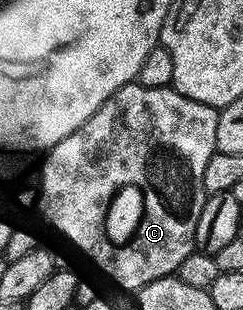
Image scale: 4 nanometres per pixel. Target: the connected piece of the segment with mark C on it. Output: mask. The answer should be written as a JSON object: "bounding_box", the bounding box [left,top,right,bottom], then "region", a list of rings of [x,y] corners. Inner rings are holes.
{"bounding_box":[39,80,218,292],"region":[[[134,80],[116,90],[83,125],[71,132],[71,136],[52,146],[44,155],[45,163],[41,166],[41,174],[39,173],[39,211],[41,210],[46,228],[53,233],[53,246],[57,249],[58,256],[70,258],[77,266],[90,266],[95,273],[110,278],[115,285],[133,290],[132,292],[139,292],[144,286],[160,278],[176,275],[179,264],[183,264],[183,260],[187,260],[187,256],[195,249],[199,216],[207,197],[203,188],[203,171],[207,169],[207,160],[211,160],[217,150],[217,115],[218,111],[214,107],[199,104],[199,100],[187,100],[187,96],[183,96],[172,86],[147,88]]]}

